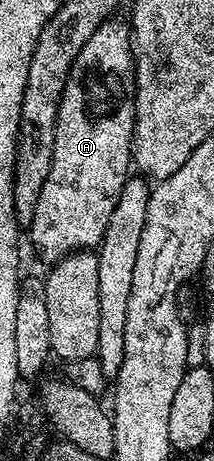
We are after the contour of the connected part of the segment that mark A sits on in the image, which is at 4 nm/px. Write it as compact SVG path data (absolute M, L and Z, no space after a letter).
M118 20L104 22L83 44L79 56L71 64L71 72L67 76L67 84L63 88L63 96L59 100L59 112L57 113L57 131L55 132L55 152L53 153L53 167L51 172L47 172L47 180L43 180L43 188L39 192L39 204L35 204L35 216L27 228L27 234L33 241L33 246L37 249L37 254L46 264L58 262L61 258L66 258L68 254L75 254L78 250L93 250L100 247L105 233L107 232L108 221L111 220L111 212L115 209L115 204L119 204L119 196L123 191L124 184L131 177L131 163L133 161L133 129L137 119L137 79L135 77L135 63L131 57L131 30Z

